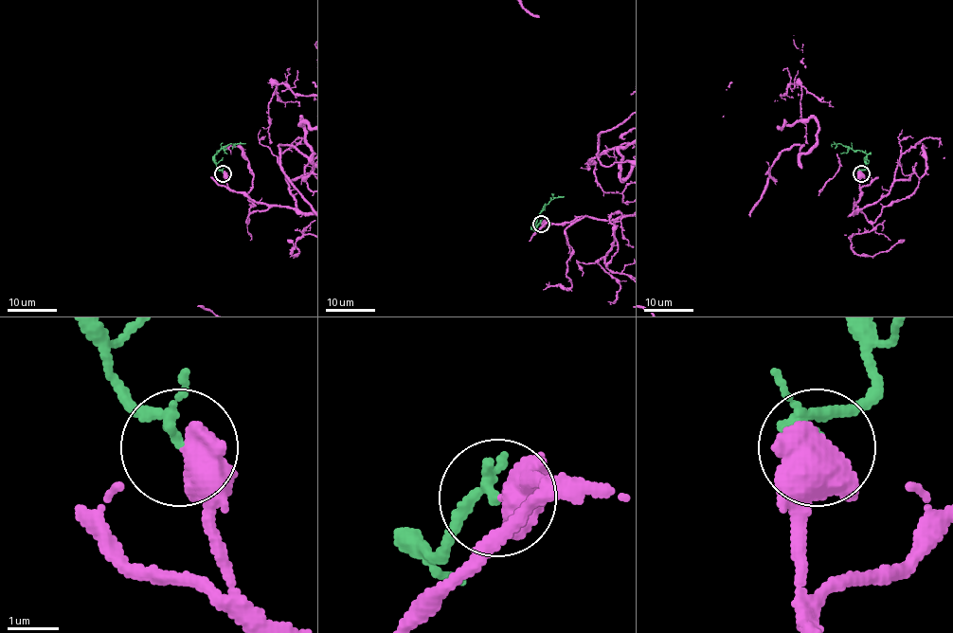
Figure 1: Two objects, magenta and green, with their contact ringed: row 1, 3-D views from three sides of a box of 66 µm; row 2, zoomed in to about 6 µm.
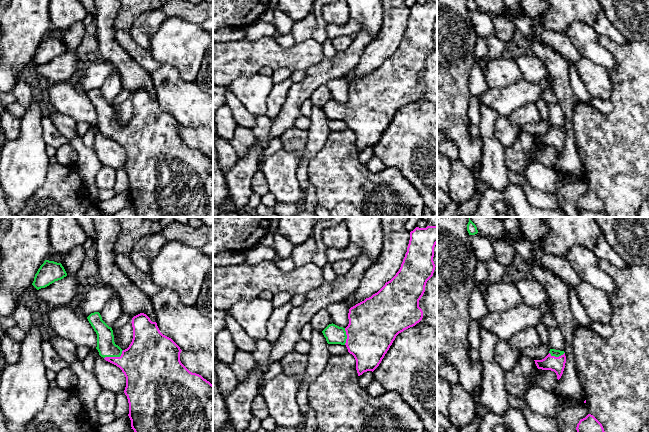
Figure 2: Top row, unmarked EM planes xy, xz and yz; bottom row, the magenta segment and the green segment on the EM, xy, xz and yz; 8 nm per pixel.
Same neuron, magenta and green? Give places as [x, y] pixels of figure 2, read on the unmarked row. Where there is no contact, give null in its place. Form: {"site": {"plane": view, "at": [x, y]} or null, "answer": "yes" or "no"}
{"site": {"plane": "xy", "at": [114, 133]}, "answer": "yes"}

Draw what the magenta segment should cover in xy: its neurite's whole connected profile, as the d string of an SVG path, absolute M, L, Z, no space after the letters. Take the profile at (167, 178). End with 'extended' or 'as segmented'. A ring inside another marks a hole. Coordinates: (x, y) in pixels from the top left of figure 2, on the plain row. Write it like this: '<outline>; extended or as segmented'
M99 88L91 89L87 93L89 99L93 103L97 110L97 123L99 131L103 133L106 137L119 143L126 153L126 163L124 166L129 179L129 194L131 196L131 205L134 206L136 211L135 217L213 217L213 161L204 155L201 151L190 148L180 137L180 123L169 113L163 111L156 98L152 98L150 94L144 90L140 89L132 94L133 103L133 115L129 123L122 126L114 118L113 106L109 103L103 96Z; extended

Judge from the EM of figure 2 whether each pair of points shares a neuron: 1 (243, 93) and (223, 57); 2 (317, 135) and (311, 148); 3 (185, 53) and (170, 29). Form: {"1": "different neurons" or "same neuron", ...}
{"1": "different neurons", "2": "same neuron", "3": "same neuron"}

